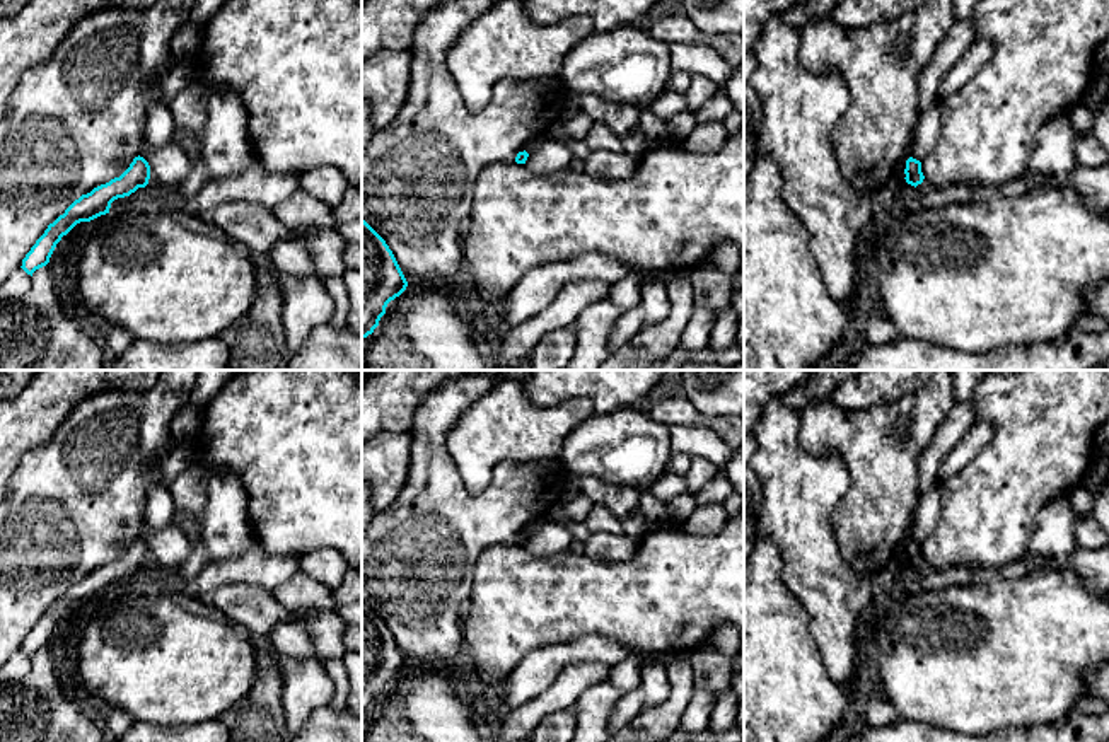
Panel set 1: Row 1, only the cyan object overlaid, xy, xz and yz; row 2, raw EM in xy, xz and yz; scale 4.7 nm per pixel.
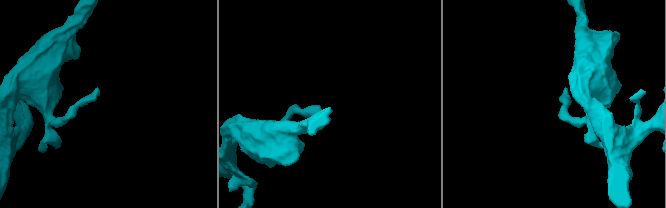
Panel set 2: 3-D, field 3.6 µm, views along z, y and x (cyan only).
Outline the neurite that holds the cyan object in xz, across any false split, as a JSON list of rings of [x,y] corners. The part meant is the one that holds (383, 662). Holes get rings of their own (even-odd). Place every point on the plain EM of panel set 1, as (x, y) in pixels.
[[[362,600],[362,720],[379,708],[391,682],[399,679],[408,664],[386,623]]]

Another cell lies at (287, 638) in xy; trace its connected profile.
[[[280,624],[270,633],[275,652],[292,657],[317,658],[311,636],[297,624]]]

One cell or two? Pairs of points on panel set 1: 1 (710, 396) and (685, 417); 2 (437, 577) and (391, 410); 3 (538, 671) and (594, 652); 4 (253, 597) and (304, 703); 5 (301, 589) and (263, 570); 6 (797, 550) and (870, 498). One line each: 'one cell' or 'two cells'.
1: two cells
2: two cells
3: one cell
4: two cells
5: two cells
6: two cells

